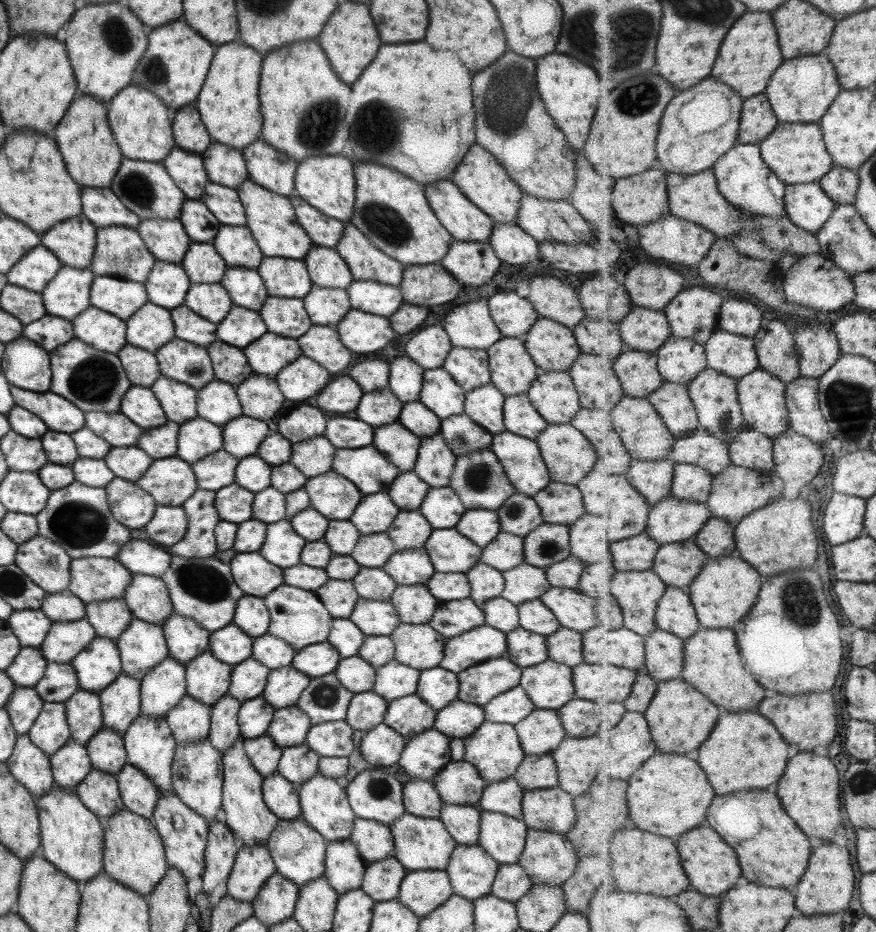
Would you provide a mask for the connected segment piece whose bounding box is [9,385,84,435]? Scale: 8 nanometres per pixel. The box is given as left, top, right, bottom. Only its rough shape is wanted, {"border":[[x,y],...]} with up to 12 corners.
{"border":[[10,385],[14,405],[71,434],[84,412],[53,392]]}

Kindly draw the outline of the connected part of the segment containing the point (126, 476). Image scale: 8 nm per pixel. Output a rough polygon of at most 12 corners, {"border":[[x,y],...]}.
{"border":[[136,446],[111,447],[102,459],[114,476],[139,480],[152,458]]}

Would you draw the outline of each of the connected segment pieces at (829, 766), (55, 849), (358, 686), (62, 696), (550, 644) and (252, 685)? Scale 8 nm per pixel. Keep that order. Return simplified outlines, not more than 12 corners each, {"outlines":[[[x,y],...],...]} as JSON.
{"outlines":[[[811,750],[775,788],[803,832],[832,842],[841,826],[837,766]],[[56,786],[35,798],[38,853],[79,885],[102,872],[103,822]],[[357,655],[341,658],[339,685],[354,695],[372,691],[375,671]],[[47,662],[32,689],[43,702],[64,703],[78,690],[70,664]],[[559,627],[545,639],[548,659],[583,663],[582,636]],[[253,657],[232,666],[226,694],[259,697],[270,670]]]}

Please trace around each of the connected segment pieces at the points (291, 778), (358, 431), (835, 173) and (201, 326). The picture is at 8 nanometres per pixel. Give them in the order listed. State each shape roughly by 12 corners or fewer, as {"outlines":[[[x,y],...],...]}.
{"outlines":[[[305,744],[283,748],[276,772],[297,787],[319,759]],[[327,419],[323,436],[337,448],[365,448],[374,430],[362,420]],[[835,166],[819,181],[838,205],[854,205],[859,173]],[[184,304],[169,310],[174,338],[206,347],[216,324]]]}

